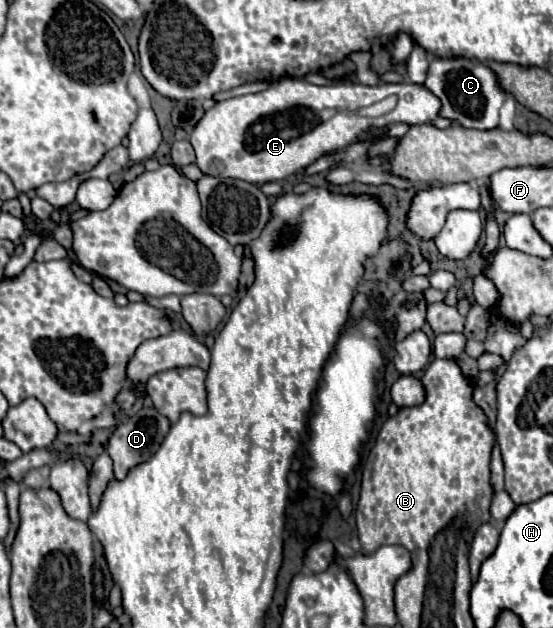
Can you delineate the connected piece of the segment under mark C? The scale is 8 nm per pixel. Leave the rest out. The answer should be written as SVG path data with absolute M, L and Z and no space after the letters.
M432 58L426 88L442 100L440 116L478 130L492 130L498 126L498 110L508 96L502 88L498 88L494 72L490 72L486 64L470 58Z

